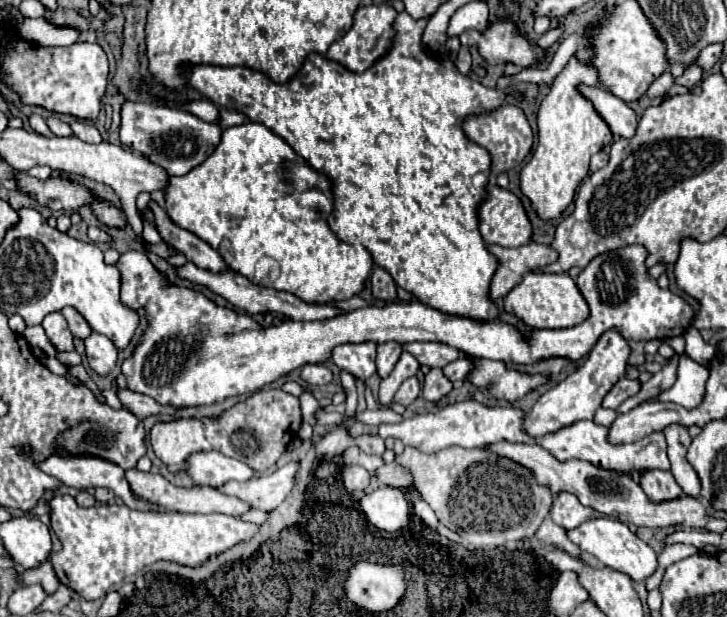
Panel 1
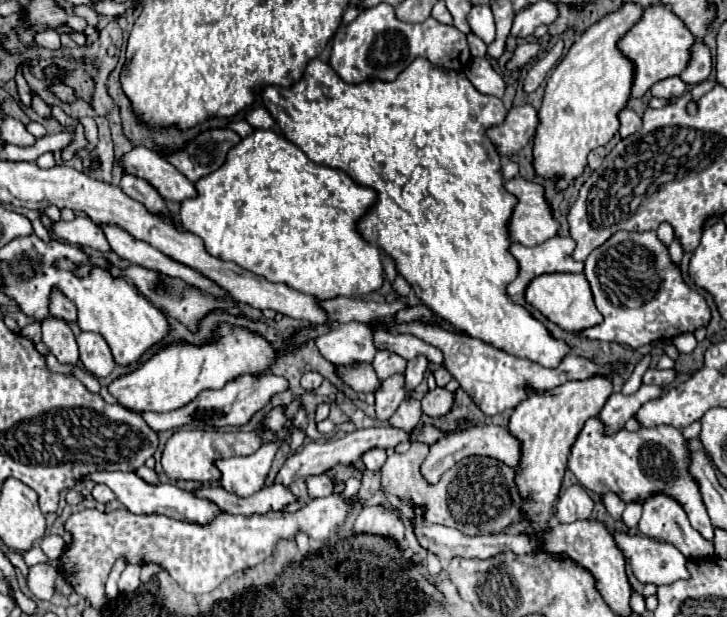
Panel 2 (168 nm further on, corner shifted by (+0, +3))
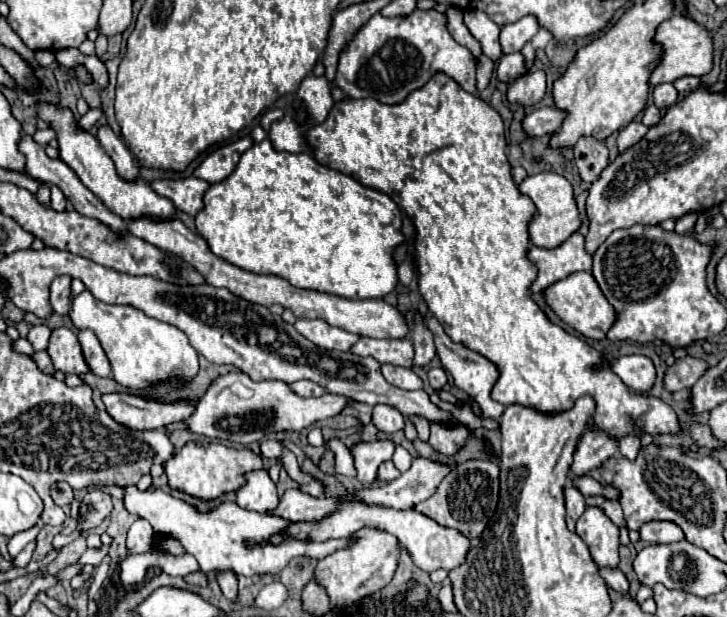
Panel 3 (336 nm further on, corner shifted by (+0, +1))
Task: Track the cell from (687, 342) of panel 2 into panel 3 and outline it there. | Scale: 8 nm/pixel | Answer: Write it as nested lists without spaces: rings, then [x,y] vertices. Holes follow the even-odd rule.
[[[684,356],[684,358],[676,360],[674,366],[668,368],[668,372],[664,376],[664,386],[670,392],[692,388],[706,370],[708,370],[708,364],[704,360],[692,358],[692,356]]]

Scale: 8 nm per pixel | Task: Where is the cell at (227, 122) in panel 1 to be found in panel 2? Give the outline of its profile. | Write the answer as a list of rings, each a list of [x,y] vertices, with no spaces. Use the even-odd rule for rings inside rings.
[[[252,108],[250,112],[246,112],[246,122],[254,128],[272,128],[274,126],[274,120],[272,116],[264,110],[264,108]]]

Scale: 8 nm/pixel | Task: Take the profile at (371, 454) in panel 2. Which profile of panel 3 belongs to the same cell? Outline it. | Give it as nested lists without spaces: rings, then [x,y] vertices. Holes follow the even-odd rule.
[[[384,462],[378,470],[378,478],[384,480],[384,482],[390,482],[390,480],[396,480],[400,476],[400,472],[396,470],[396,466],[392,462]]]

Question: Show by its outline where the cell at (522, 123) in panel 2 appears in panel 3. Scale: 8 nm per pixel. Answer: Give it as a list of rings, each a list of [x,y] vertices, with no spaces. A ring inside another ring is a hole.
[[[556,106],[550,108],[540,108],[534,110],[524,118],[524,130],[530,136],[544,136],[544,134],[554,134],[562,126],[562,120],[566,118],[566,112],[562,112]]]

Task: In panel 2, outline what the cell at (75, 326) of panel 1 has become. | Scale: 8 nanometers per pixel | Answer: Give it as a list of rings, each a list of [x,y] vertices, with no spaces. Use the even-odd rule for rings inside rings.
[[[52,292],[50,314],[56,318],[62,318],[66,322],[76,322],[76,318],[78,318],[78,310],[76,310],[74,302],[68,300],[66,296],[62,296],[60,292]]]

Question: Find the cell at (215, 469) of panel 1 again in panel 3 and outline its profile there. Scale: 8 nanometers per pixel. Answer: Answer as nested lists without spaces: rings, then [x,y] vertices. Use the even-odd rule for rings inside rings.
[[[266,470],[246,474],[246,486],[236,492],[236,504],[254,512],[270,512],[278,506],[276,484],[270,480]]]

